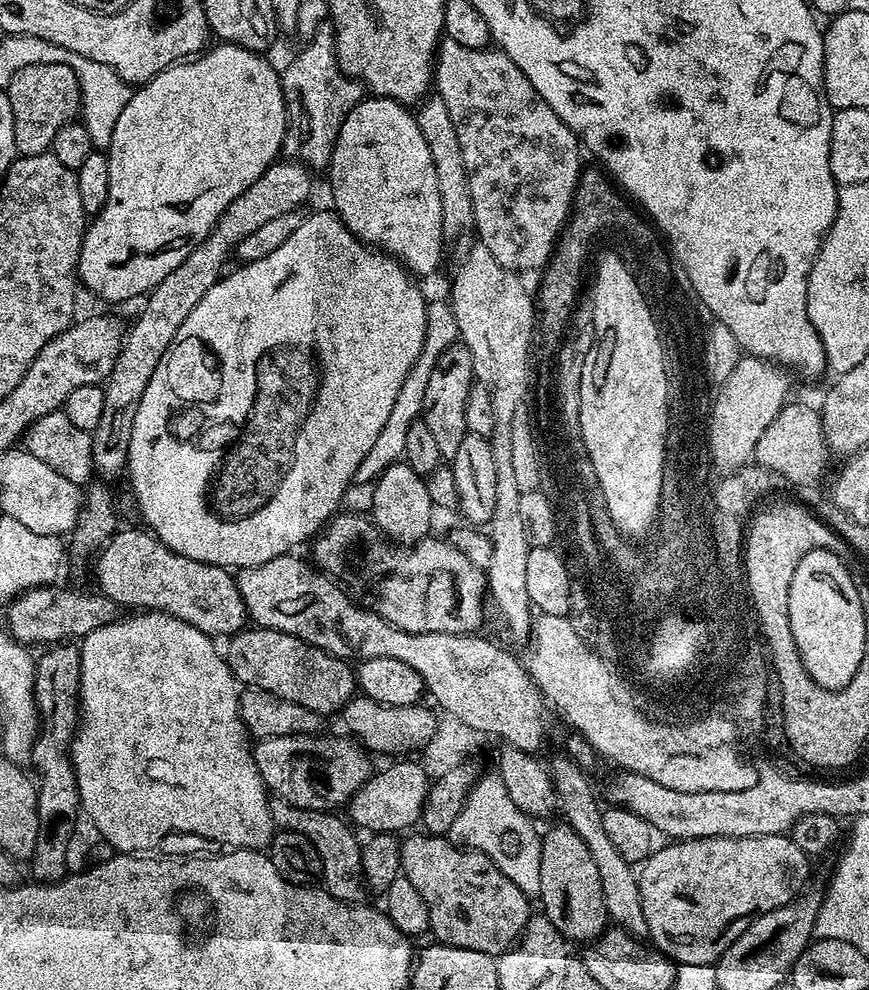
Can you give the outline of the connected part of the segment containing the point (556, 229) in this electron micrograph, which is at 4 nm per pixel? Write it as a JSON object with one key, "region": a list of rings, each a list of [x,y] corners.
{"region":[[[441,39],[436,50],[434,92],[446,102],[462,145],[474,202],[475,239],[512,272],[543,269],[572,215],[572,199],[582,171],[581,141],[546,106],[542,94],[530,86],[530,78],[495,47],[471,48]]]}

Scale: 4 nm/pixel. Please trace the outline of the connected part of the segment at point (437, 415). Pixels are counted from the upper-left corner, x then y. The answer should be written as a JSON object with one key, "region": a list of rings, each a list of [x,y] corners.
{"region":[[[457,342],[444,351],[442,358],[438,358],[434,366],[434,374],[430,374],[430,378],[423,385],[422,418],[445,461],[450,462],[454,459],[458,454],[458,446],[462,446],[462,438],[470,434],[466,426],[466,398],[470,398],[473,383],[474,362],[470,358],[470,350],[463,342]]]}

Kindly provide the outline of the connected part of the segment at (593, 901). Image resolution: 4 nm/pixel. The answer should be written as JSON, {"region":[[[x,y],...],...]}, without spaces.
{"region":[[[559,822],[544,832],[540,843],[539,874],[541,875],[539,903],[544,903],[542,915],[569,942],[591,942],[609,927],[610,917],[602,898],[602,878],[593,855],[576,831]]]}

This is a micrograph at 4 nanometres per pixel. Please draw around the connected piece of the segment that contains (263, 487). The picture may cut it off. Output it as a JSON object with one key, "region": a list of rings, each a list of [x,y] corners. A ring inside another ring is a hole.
{"region":[[[327,211],[305,215],[298,230],[294,230],[278,250],[249,264],[241,263],[236,266],[240,268],[233,272],[231,269],[217,284],[210,286],[210,290],[206,290],[202,302],[190,310],[190,318],[178,326],[174,342],[170,342],[166,354],[162,354],[162,362],[158,362],[158,370],[154,370],[154,378],[150,378],[146,394],[142,394],[142,402],[138,402],[134,430],[128,443],[126,477],[132,483],[136,504],[144,515],[143,523],[171,552],[219,568],[239,570],[270,562],[270,558],[289,555],[303,540],[311,541],[337,515],[346,490],[357,479],[356,471],[379,442],[400,400],[400,391],[404,384],[409,383],[410,366],[418,362],[418,354],[422,354],[422,346],[426,342],[426,295],[396,257],[363,244],[341,222],[335,211]]]}

